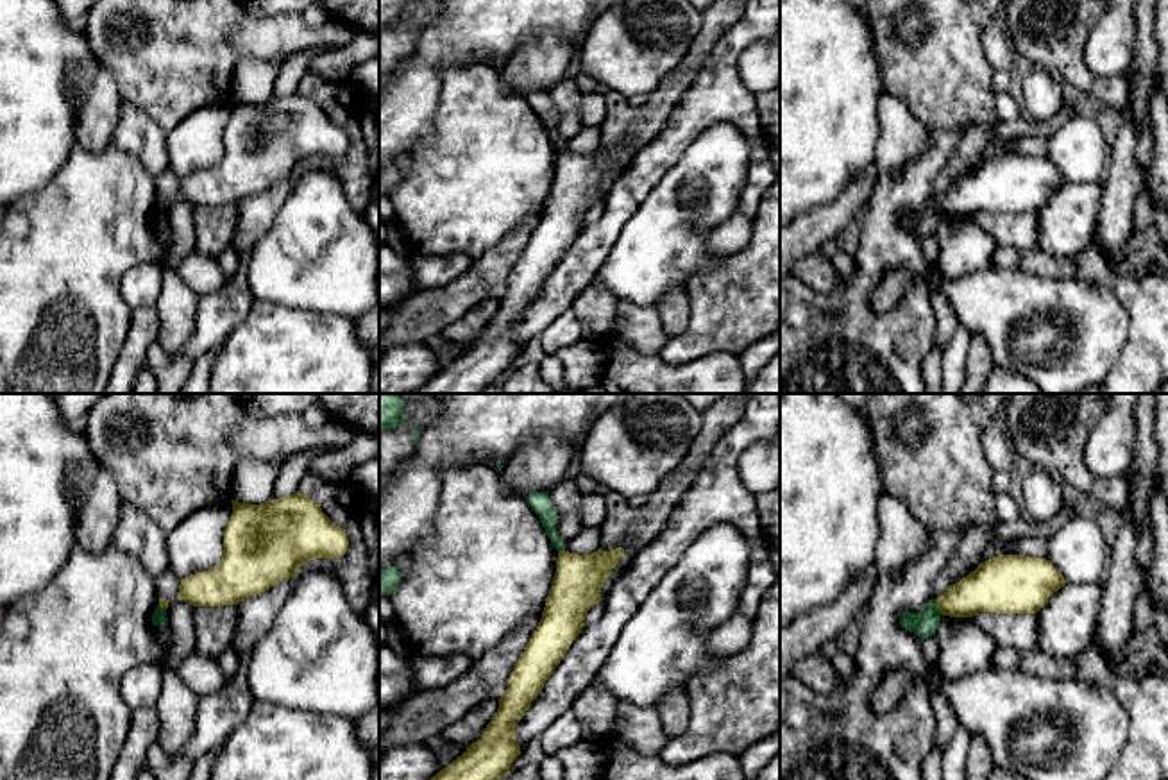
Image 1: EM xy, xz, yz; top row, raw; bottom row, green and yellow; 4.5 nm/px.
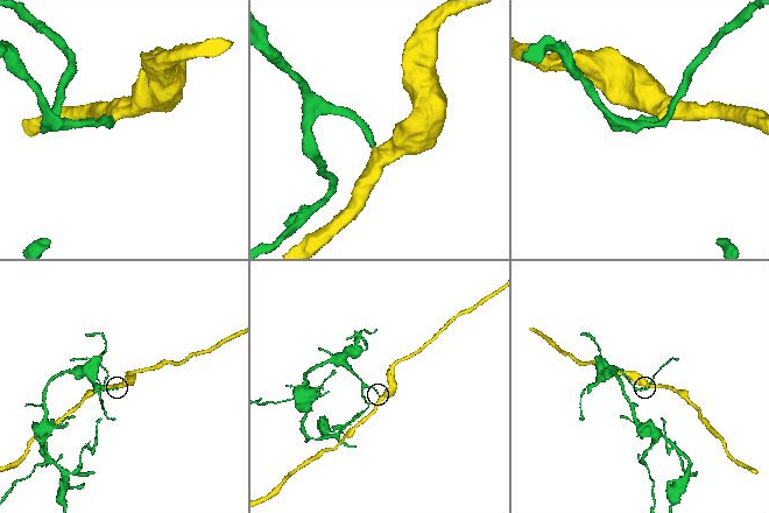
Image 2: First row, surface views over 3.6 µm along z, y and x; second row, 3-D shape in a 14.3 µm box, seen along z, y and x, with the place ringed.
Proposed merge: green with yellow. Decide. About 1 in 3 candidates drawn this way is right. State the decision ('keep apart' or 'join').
keep apart

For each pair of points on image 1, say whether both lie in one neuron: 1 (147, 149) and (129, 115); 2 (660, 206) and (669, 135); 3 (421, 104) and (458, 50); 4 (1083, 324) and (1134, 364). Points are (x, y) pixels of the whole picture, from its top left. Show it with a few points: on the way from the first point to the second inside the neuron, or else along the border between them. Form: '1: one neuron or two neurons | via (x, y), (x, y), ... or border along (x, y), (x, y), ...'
1: one neuron | via (145, 140), (133, 124)
2: two neurons | border along (691, 140), (682, 156), (639, 206)
3: one neuron | via (421, 88), (421, 77), (442, 56)
4: two neurons | border along (1125, 312), (1127, 342), (1120, 358), (1106, 374)

